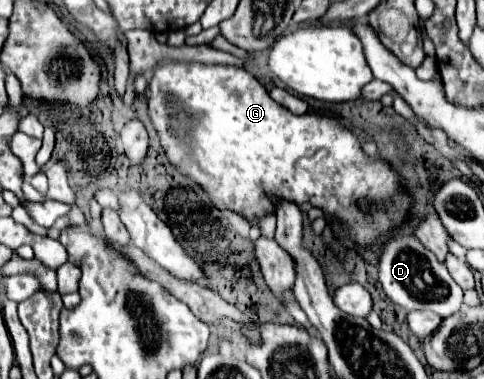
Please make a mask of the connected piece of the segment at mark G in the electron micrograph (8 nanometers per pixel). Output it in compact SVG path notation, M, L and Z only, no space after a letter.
M158 62L148 82L150 118L158 132L160 144L170 162L182 166L190 176L218 198L228 210L244 218L264 216L274 212L266 194L274 194L296 202L322 208L326 214L346 220L350 234L368 244L376 236L396 228L404 222L412 198L400 192L400 178L380 158L368 158L352 132L342 128L336 120L302 114L296 116L284 106L276 104L266 88L244 68L200 62Z

